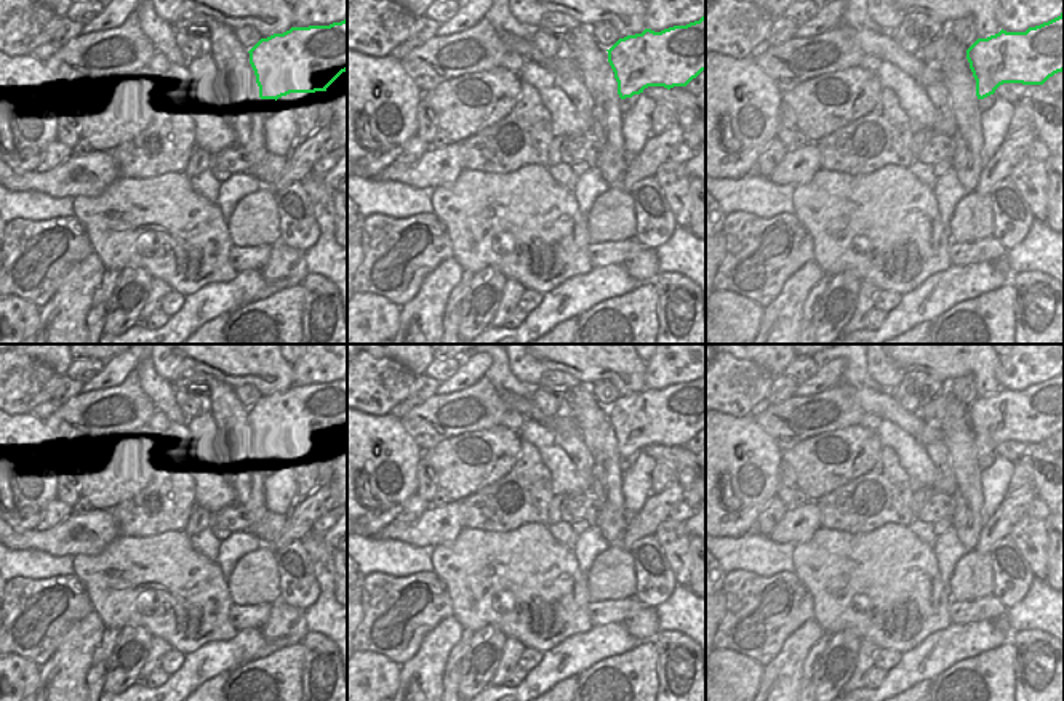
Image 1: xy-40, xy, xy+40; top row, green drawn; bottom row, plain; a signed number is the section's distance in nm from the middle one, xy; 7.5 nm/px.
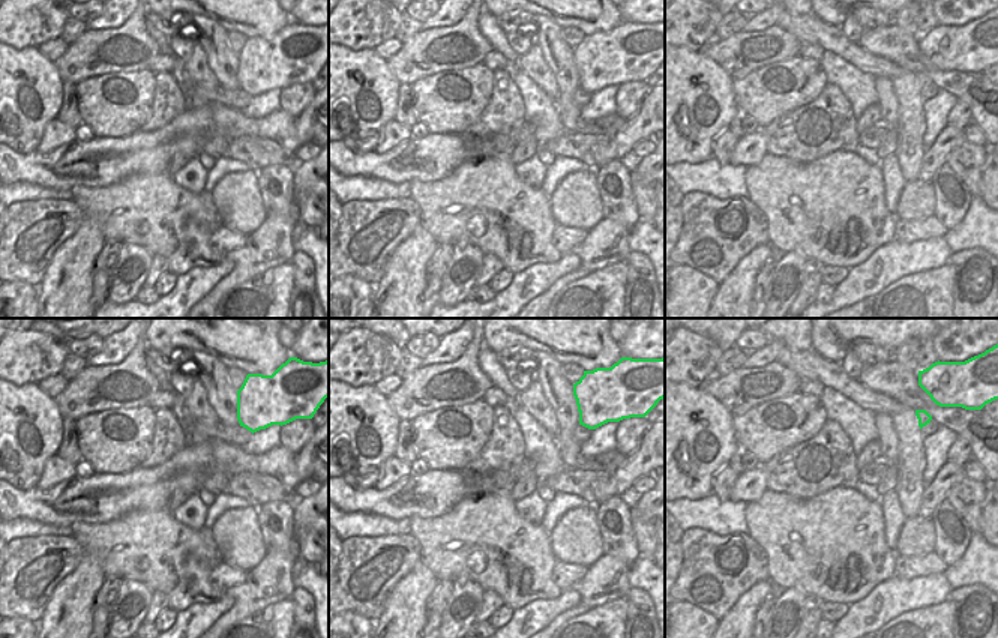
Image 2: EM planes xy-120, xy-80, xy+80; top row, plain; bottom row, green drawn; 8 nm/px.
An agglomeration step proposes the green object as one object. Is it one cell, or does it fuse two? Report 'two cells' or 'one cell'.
one cell

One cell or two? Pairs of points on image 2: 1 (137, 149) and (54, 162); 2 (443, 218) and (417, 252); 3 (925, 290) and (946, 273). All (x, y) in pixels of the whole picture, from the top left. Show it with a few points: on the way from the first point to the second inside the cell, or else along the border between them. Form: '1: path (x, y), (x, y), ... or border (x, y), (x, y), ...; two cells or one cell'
1: path (116, 150), (99, 150), (75, 159); one cell
2: border (420, 224), (437, 245); two cells
3: path (929, 290), (941, 278); one cell

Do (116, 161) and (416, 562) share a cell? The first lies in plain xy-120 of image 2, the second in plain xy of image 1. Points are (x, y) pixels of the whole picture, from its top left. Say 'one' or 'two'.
two

